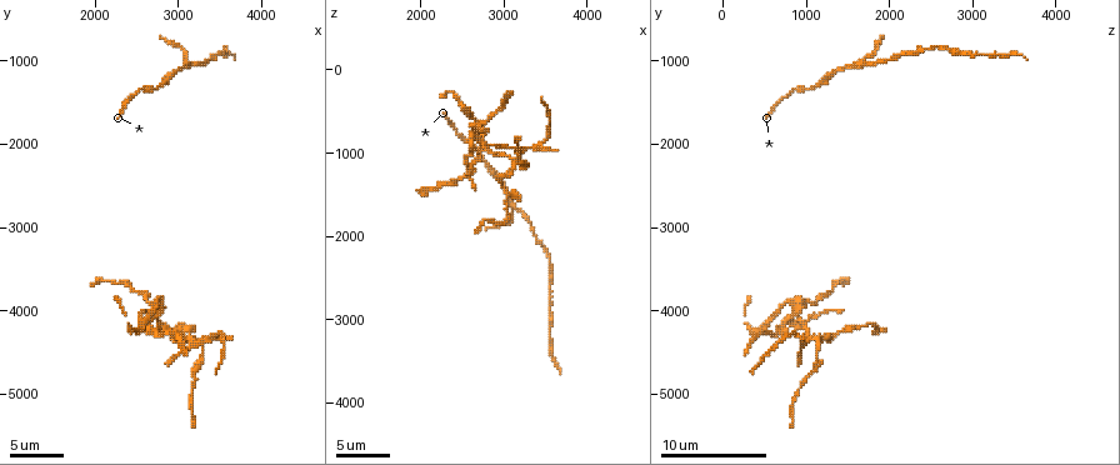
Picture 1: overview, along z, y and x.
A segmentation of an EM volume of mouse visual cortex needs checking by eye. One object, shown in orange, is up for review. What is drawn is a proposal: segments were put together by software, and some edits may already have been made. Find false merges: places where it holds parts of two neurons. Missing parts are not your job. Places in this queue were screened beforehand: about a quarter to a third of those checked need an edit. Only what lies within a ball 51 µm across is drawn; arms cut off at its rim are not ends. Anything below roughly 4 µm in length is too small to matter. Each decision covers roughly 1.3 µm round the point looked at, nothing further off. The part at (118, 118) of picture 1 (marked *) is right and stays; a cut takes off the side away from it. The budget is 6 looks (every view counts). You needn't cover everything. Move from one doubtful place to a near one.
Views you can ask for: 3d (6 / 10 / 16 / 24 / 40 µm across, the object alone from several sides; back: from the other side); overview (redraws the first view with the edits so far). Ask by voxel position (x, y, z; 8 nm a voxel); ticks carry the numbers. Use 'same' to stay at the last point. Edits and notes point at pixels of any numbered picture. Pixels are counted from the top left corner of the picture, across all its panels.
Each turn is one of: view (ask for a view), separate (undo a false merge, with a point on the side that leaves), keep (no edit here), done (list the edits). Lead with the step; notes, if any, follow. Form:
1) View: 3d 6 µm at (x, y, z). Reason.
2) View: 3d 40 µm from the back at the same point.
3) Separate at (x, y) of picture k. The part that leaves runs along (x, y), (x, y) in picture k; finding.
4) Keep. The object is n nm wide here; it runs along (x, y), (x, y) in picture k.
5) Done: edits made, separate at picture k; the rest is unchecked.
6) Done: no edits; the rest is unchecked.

View: 3d 6 µm at (3100, 4350, 1150). Four or more arms meet.

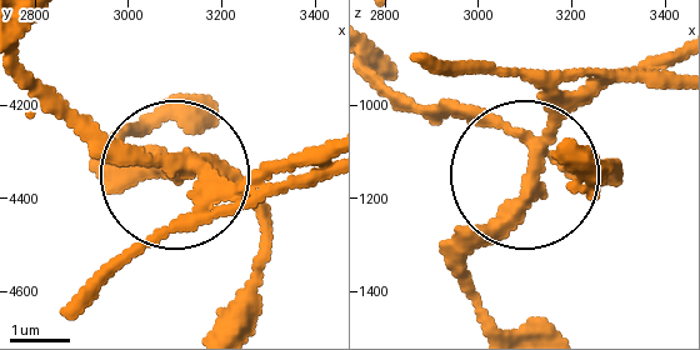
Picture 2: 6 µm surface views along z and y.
Separate at (499, 229) of picture 2. The side arm is 10 µm long; 4 arms meet here; two neurons meet here.

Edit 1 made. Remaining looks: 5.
View: 3d 16 µm at (3100, 1050, 1650). Branch point.

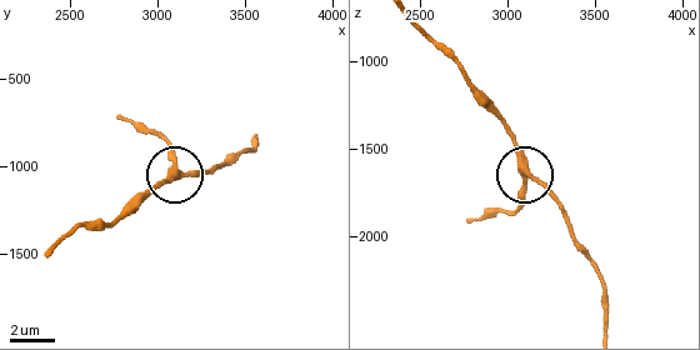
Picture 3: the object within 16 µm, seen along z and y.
View: 3d 6 µm at (3100, 1040, 1640). Zoom in.

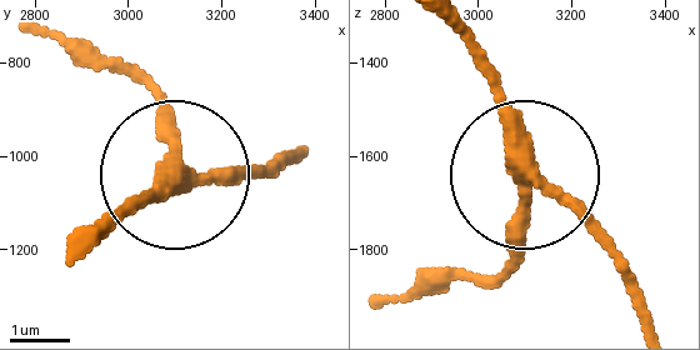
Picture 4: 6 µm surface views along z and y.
Keep. It runs along (451, 26), (490, 86), (525, 190), (525, 235), (500, 275) in picture 4; continuous, no second neuron.

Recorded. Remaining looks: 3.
Done: edits made, separate at picture 2; the rest is unchecked.

